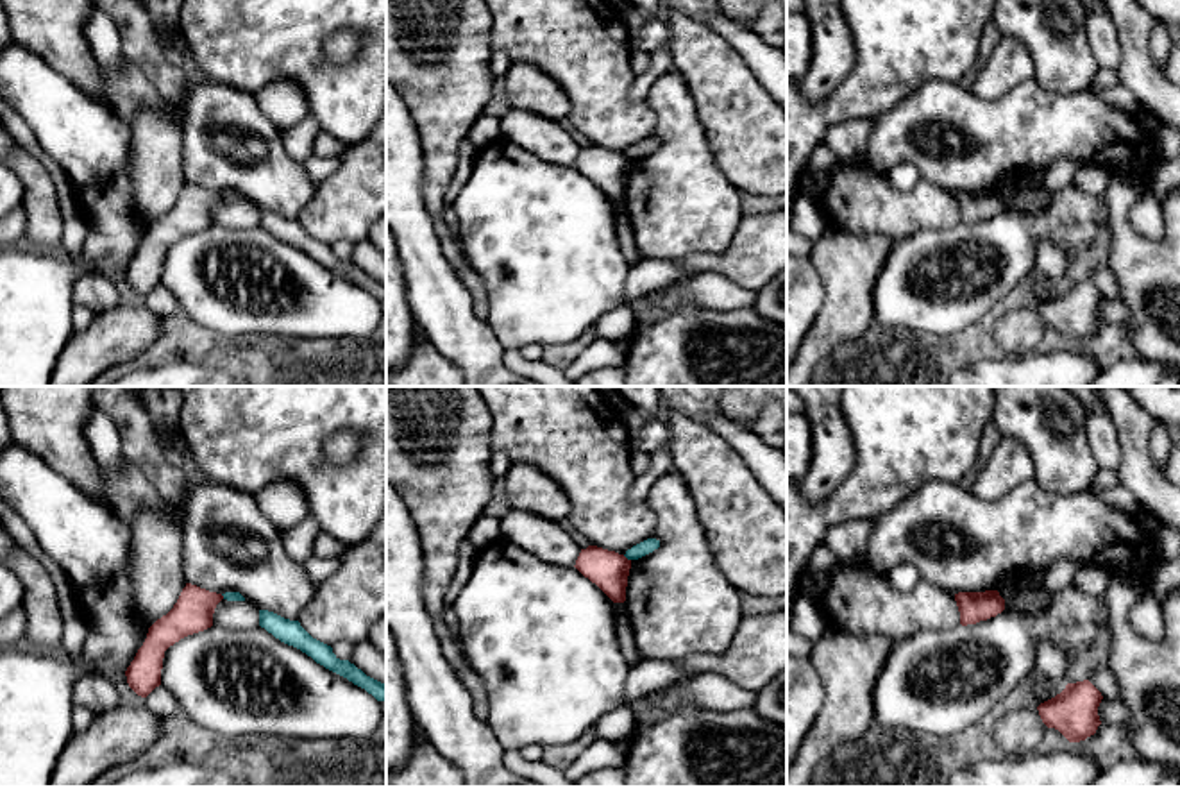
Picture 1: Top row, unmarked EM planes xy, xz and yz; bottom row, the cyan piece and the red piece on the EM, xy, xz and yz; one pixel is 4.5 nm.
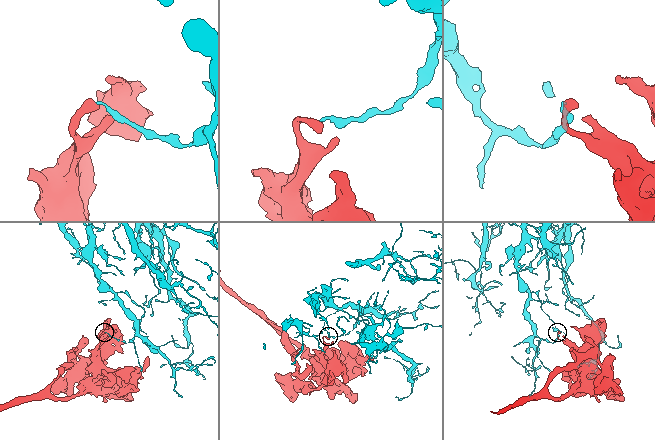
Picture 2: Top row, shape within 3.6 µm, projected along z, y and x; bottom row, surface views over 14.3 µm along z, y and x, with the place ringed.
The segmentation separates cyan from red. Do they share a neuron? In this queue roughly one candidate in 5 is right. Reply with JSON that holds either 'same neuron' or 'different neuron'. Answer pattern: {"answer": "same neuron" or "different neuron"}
{"answer": "different neuron"}

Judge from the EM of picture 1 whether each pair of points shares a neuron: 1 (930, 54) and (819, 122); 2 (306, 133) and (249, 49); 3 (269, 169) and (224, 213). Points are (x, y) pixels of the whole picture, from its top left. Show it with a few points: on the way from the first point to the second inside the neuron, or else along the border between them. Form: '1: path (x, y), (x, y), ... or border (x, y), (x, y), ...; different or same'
1: path (903, 54), (864, 93), (846, 102); same
2: border (310, 113), (320, 129); different
3: border (245, 199), (258, 210); different

